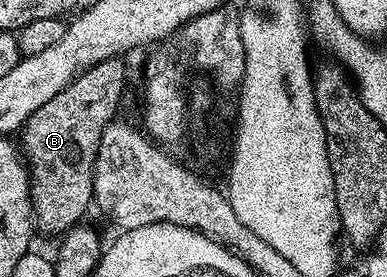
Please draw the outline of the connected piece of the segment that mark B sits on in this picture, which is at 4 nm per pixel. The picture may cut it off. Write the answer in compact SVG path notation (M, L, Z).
M122 59L97 62L65 90L53 94L41 110L23 123L21 151L27 161L31 177L31 210L34 223L43 232L56 238L76 227L87 211L92 210L94 194L94 166L101 146L103 129L120 114L123 87L127 72Z

